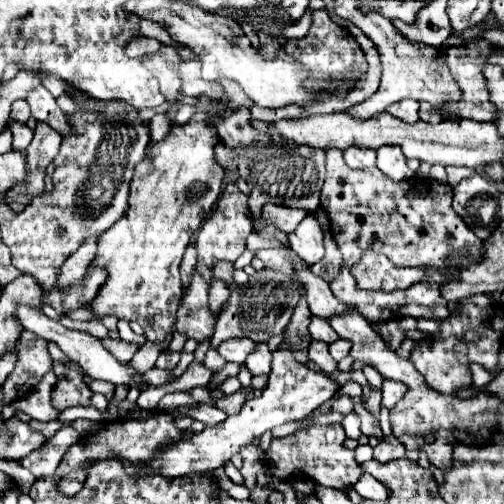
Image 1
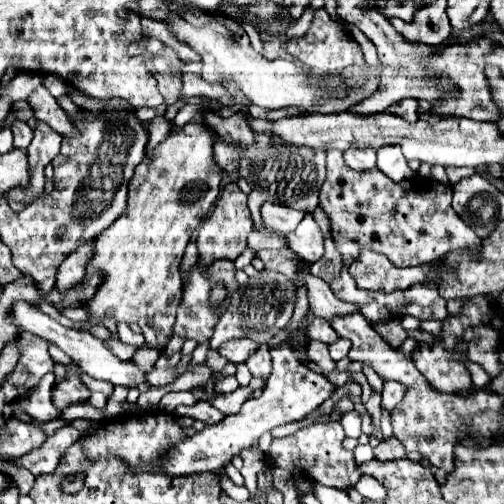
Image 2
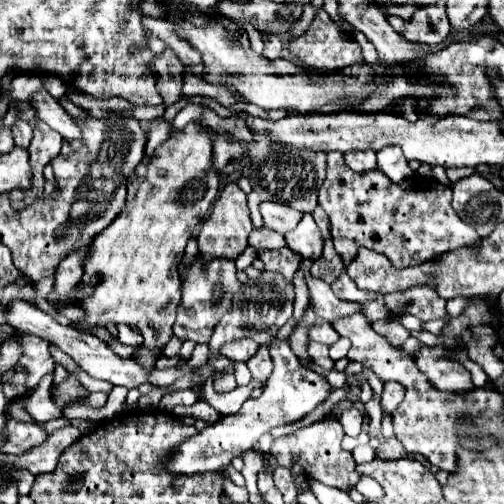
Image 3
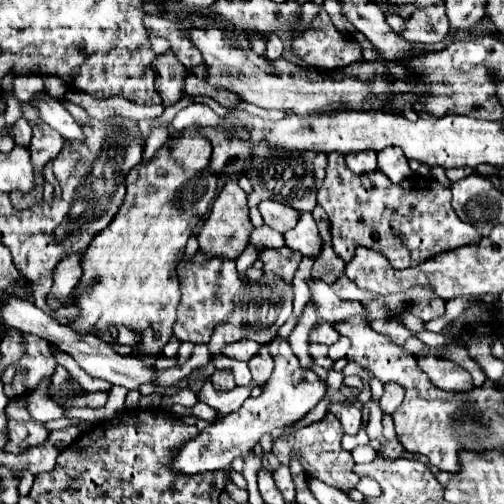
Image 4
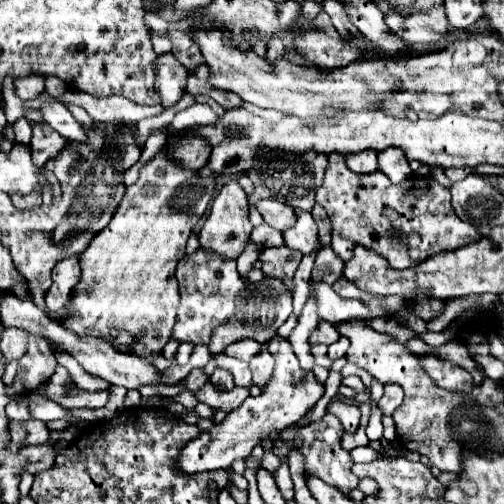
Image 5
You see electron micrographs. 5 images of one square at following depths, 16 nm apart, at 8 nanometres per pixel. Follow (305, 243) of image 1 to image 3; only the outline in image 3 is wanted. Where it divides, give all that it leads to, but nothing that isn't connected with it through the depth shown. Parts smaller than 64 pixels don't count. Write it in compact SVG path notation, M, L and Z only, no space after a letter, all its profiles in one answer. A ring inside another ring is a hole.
M306 214L300 220L300 224L292 232L288 232L284 238L286 238L288 248L292 248L296 254L300 254L306 260L314 262L324 252L324 240L322 240L322 234L320 234L312 214Z

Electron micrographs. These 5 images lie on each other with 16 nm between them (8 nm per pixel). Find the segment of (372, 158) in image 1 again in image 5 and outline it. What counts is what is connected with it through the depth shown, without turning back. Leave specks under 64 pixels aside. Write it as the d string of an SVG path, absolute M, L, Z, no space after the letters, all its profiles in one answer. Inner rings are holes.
M362 150L358 154L348 154L346 156L346 164L356 174L370 174L370 172L378 170L378 162L376 162L376 152L374 150Z

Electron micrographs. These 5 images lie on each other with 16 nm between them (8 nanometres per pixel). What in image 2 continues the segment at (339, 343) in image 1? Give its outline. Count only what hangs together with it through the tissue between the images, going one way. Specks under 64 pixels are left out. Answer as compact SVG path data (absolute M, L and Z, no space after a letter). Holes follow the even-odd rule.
M340 338L340 340L336 340L336 342L330 346L330 356L338 362L338 360L342 360L342 358L348 354L350 346L352 346L352 344L348 344L348 340Z

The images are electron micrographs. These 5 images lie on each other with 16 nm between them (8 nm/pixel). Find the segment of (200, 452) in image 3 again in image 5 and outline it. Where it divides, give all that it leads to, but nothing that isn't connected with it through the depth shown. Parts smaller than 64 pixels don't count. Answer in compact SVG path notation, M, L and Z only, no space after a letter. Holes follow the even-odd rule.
M274 336L266 346L268 346L268 352L276 358L276 368L268 386L262 390L260 396L246 398L244 404L238 410L230 412L222 422L200 432L200 436L184 444L180 452L180 460L176 460L176 468L182 468L182 472L186 474L208 472L218 468L228 470L234 460L248 456L252 448L260 444L262 436L270 434L270 430L288 428L296 424L324 396L324 384L318 382L314 372L306 372L300 368L298 358L292 352L292 346L288 340Z

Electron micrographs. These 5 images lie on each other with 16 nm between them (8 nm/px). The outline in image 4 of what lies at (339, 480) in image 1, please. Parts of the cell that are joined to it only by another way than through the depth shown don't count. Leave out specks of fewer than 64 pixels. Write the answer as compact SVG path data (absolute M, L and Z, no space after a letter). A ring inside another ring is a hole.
M326 414L326 418L322 422L314 422L314 426L306 426L306 428L300 428L298 434L294 436L284 436L284 438L278 438L274 440L272 444L272 454L280 460L280 464L288 466L290 464L290 458L292 454L298 454L302 456L302 466L304 470L308 472L308 476L312 478L318 478L322 480L324 484L330 484L334 488L340 488L344 492L350 492L360 476L354 472L354 460L352 460L352 454L346 452L340 442L342 442L342 436L344 436L344 430L342 430L342 424L338 422L338 418L334 414Z

